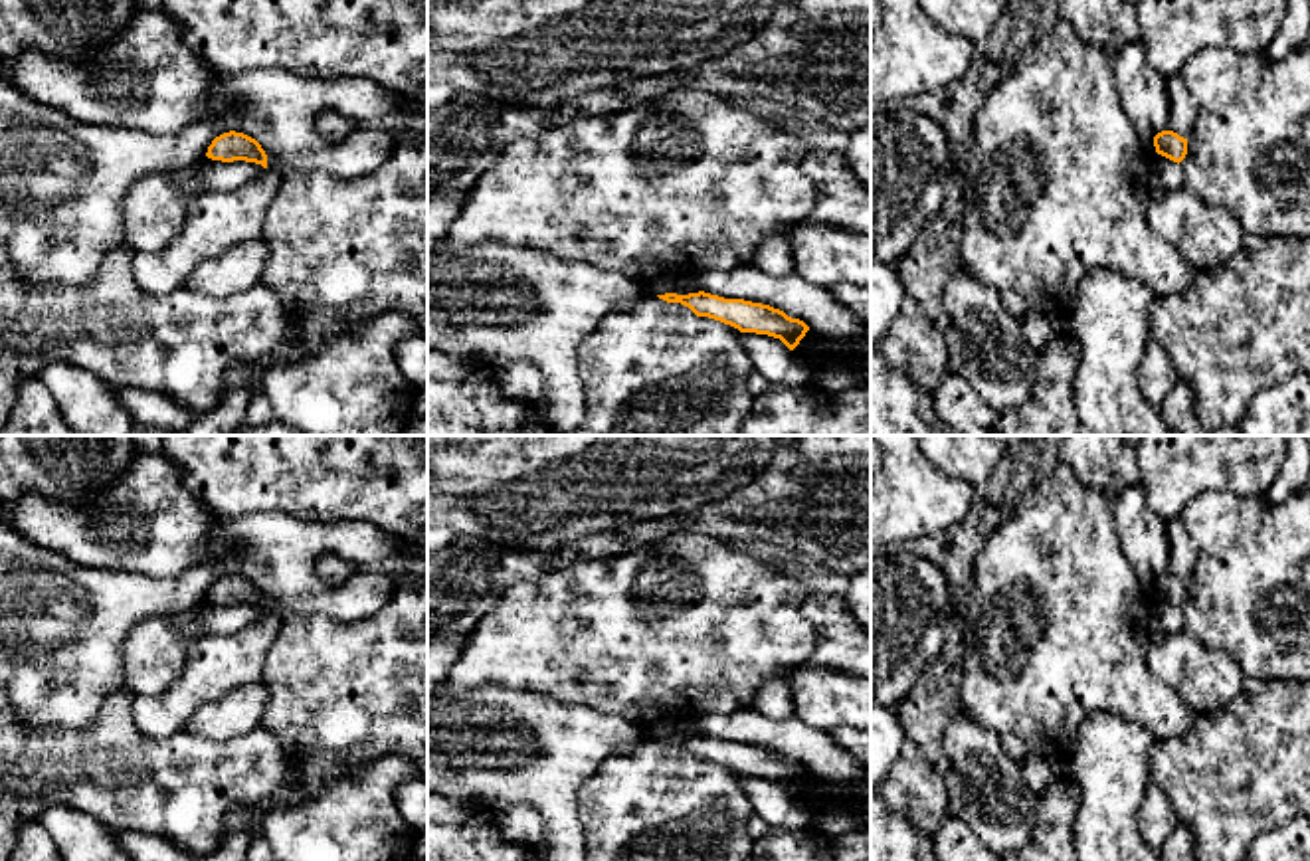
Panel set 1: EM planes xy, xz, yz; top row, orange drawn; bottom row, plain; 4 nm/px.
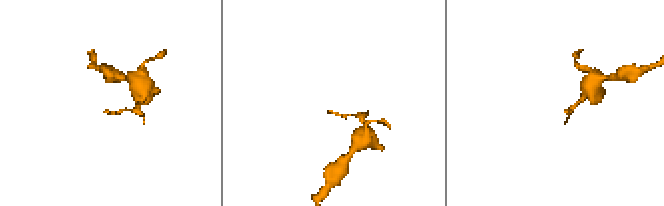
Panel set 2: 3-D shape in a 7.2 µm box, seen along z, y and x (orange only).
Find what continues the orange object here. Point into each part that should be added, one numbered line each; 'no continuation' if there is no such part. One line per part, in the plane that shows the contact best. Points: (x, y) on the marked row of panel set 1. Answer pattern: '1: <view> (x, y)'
no continuation

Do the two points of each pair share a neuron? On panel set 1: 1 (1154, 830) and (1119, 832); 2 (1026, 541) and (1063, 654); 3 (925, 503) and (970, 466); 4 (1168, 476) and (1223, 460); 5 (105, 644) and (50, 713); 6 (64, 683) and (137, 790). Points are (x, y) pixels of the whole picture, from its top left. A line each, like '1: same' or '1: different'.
1: different
2: same
3: different
4: same
5: same
6: different

